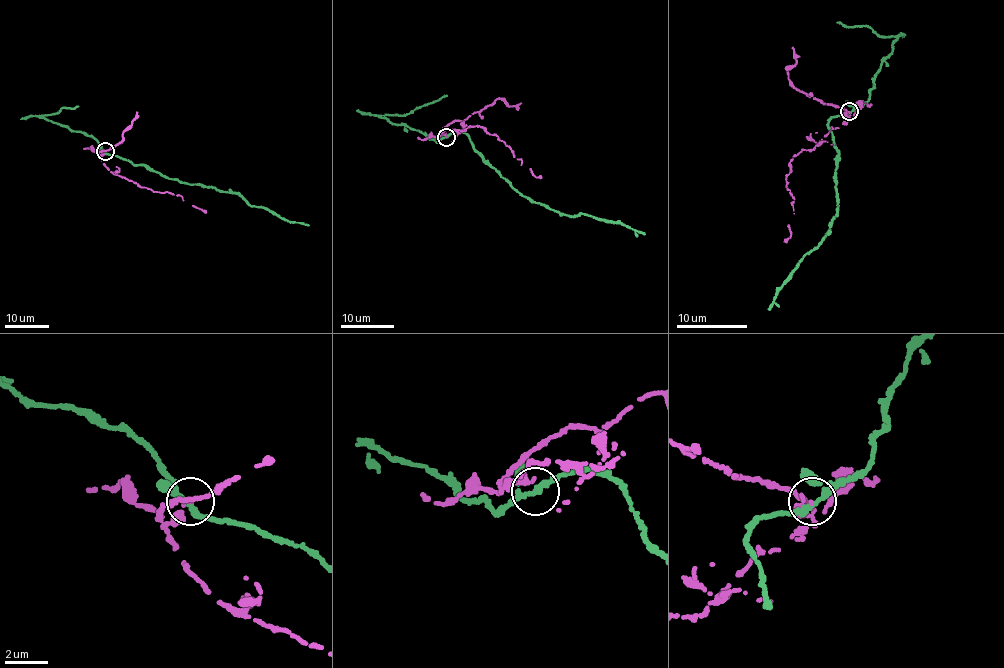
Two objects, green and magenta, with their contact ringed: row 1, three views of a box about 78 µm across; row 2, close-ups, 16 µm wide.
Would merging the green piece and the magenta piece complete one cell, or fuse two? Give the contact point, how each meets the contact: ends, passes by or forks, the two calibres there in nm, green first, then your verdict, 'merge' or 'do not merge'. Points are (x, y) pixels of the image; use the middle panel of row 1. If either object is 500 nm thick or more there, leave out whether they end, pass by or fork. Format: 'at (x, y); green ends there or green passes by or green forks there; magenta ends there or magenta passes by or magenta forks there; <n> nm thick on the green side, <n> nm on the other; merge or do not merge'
at (446, 137); green forks there; magenta ends there; 240 nm thick on the green side, 160 nm on the other; do not merge

